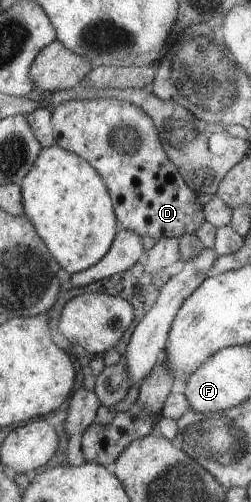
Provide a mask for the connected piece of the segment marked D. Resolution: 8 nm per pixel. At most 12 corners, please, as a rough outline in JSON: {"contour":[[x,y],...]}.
{"contour":[[114,98],[53,109],[55,145],[104,180],[121,228],[207,221],[153,119]]}

